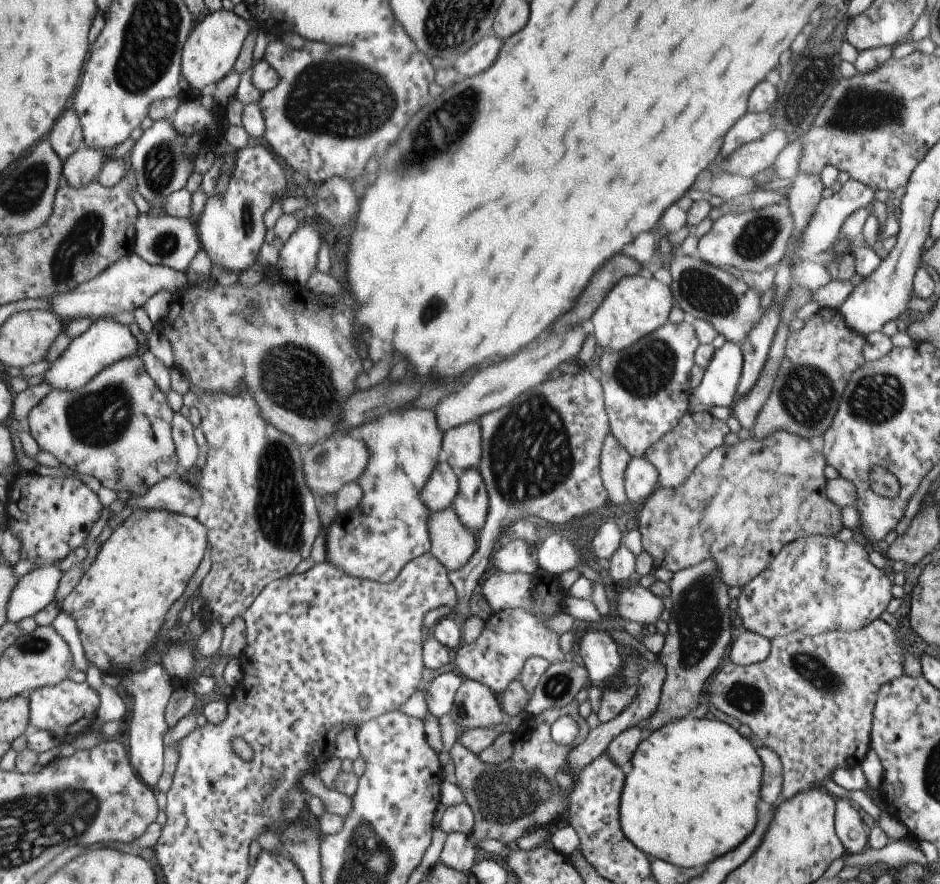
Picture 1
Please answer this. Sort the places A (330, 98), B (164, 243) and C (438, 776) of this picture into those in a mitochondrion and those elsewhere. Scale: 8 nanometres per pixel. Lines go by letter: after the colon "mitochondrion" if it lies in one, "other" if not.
A: mitochondrion
B: mitochondrion
C: other

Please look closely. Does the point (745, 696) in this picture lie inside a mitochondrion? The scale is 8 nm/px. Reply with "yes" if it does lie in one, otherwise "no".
yes

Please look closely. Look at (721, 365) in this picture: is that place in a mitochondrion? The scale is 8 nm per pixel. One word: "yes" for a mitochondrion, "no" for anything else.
no

